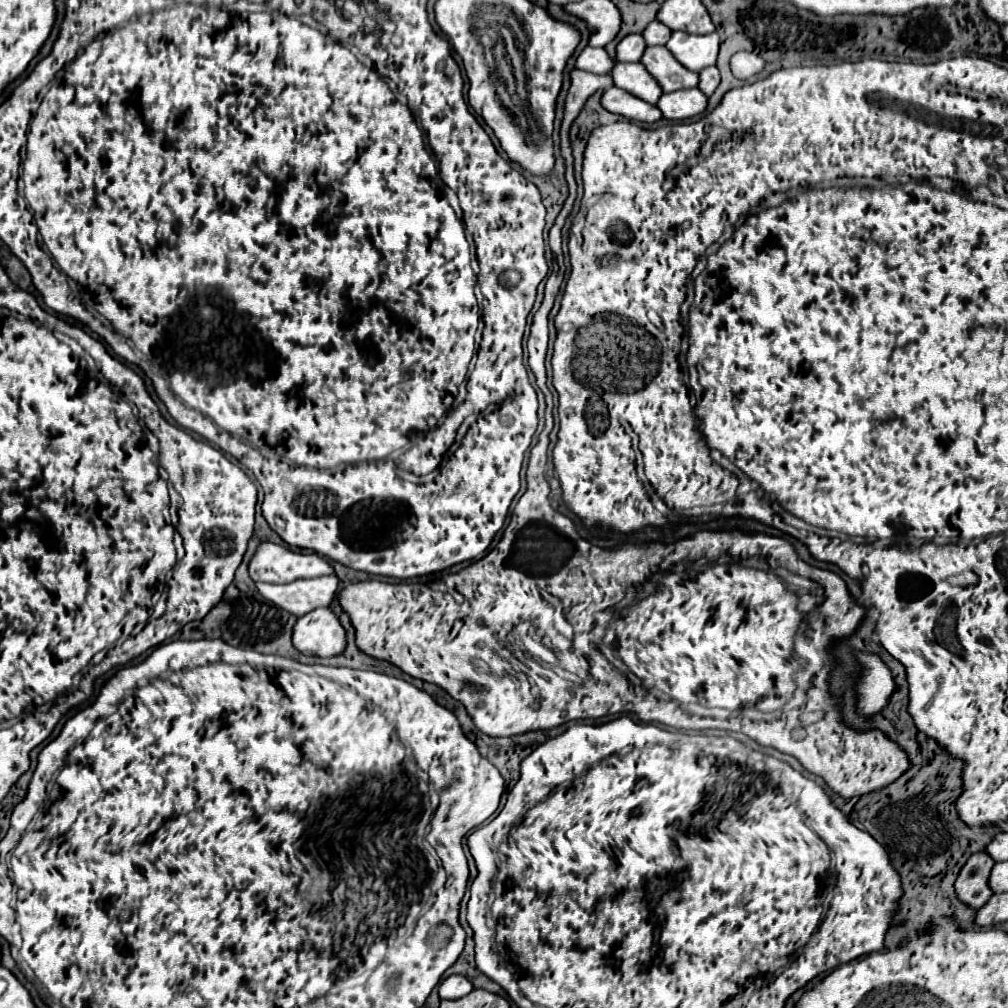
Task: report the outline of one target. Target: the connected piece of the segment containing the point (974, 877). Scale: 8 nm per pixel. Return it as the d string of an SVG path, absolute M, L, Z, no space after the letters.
M976 852L974 856L970 856L970 860L964 864L954 884L956 894L962 902L974 908L982 908L990 900L990 896L994 894L988 884L992 866L994 860L986 852Z

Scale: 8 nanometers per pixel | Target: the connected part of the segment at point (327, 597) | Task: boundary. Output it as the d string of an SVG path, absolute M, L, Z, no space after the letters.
M320 576L312 580L294 580L290 584L264 584L258 582L258 592L274 602L278 608L294 614L296 618L316 608L328 608L338 592L338 576Z

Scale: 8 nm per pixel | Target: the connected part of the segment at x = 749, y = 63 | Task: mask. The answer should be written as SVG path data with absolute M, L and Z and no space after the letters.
M736 52L730 60L732 74L740 80L750 80L752 76L758 76L764 70L764 60L752 52Z

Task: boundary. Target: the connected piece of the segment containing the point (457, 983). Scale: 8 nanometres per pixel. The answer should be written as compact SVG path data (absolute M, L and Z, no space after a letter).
M448 976L440 984L440 998L462 998L470 990L474 990L474 986L466 976Z

